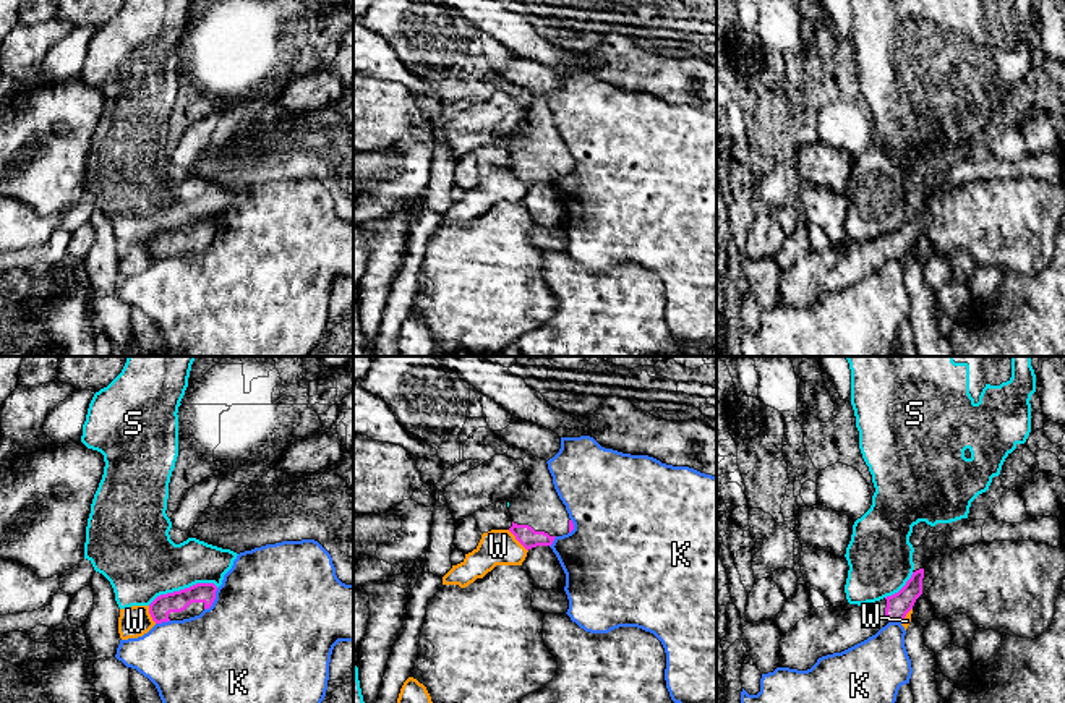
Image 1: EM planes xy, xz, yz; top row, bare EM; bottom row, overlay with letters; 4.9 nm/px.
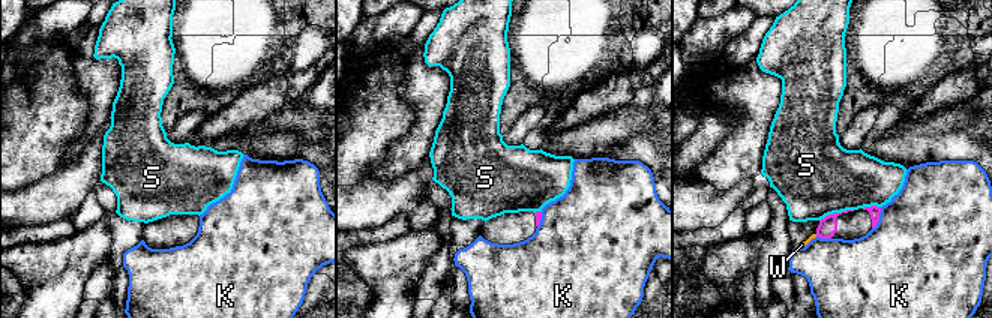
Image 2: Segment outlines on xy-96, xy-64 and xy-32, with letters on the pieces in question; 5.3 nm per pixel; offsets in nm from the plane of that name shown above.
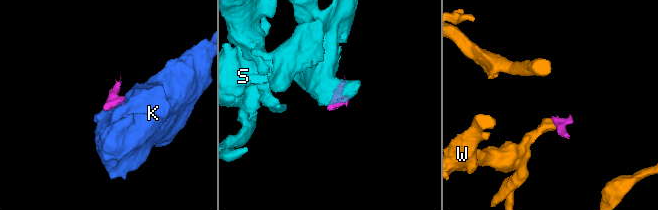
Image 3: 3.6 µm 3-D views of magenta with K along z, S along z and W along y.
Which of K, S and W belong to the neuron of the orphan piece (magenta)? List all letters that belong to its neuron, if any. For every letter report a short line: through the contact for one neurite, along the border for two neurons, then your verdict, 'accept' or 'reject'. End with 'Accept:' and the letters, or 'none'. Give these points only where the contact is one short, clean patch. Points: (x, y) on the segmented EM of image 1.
K: line xy (218, 588), (214, 601), (205, 609); reject
S: line xy (218, 587), (213, 583), (193, 583), (161, 593), (148, 605); reject
W: line xz (508, 530), (527, 551); reject
Accept: none

